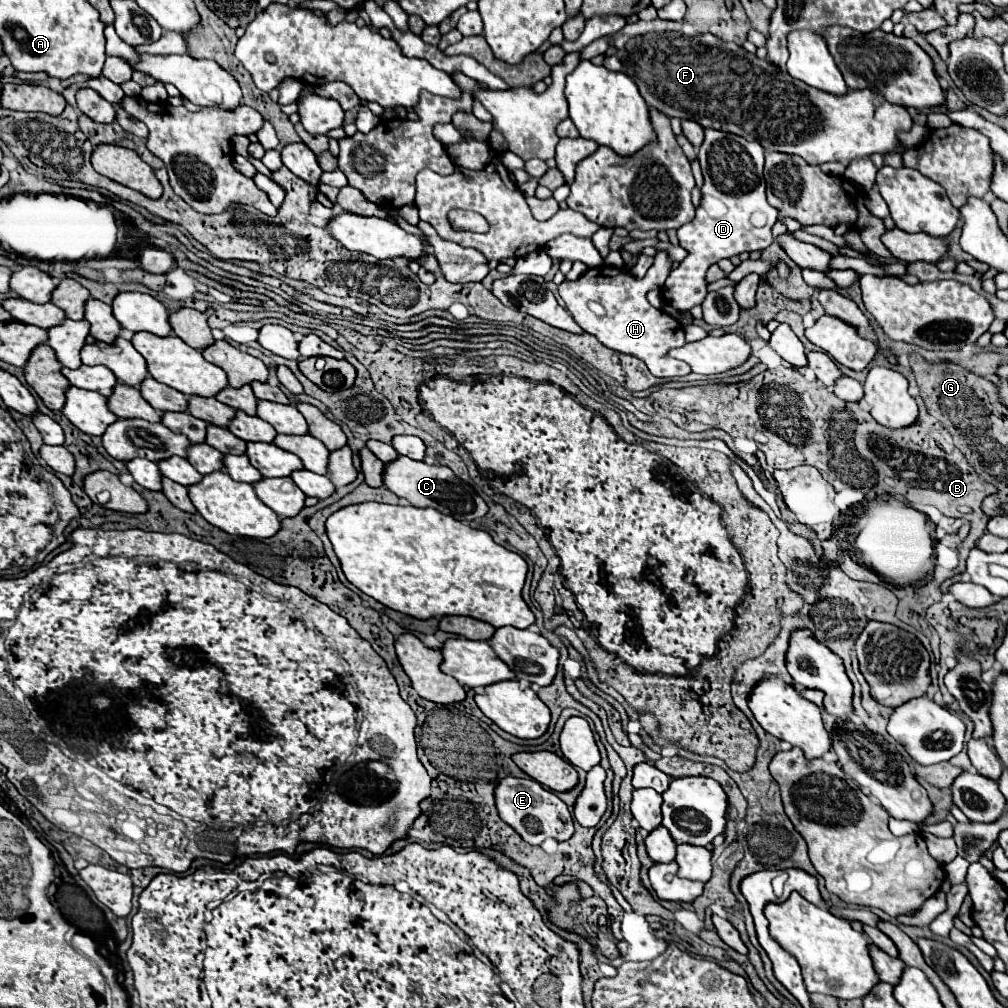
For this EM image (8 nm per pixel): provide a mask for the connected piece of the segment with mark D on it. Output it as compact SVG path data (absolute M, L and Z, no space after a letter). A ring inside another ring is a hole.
M706 129L698 159L704 173L702 203L694 221L678 229L678 241L690 255L668 275L662 289L664 301L678 311L692 309L704 301L708 293L706 271L712 263L742 251L766 249L772 243L770 229L778 221L778 211L766 201L762 177L764 147L760 143L748 143L740 135L728 135L726 131Z

